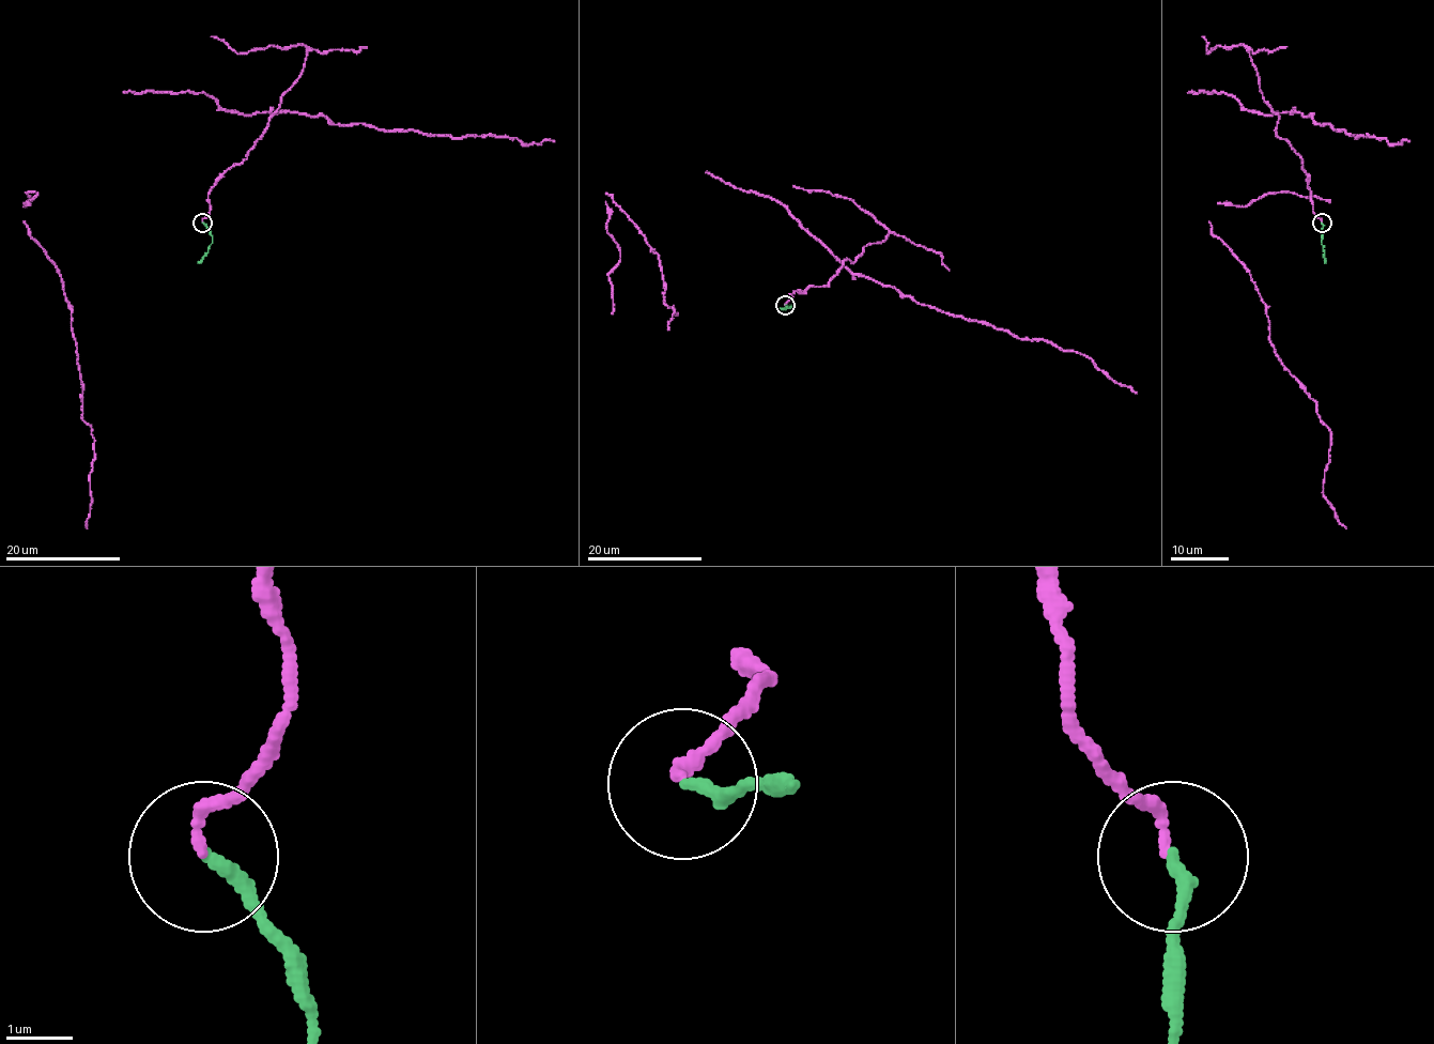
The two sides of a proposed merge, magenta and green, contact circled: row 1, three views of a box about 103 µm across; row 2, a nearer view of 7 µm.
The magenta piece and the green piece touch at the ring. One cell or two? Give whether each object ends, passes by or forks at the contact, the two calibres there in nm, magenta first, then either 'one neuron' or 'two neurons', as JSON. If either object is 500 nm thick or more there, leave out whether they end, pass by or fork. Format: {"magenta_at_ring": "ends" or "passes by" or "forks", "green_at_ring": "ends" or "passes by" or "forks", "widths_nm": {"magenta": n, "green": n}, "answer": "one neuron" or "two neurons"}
{"magenta_at_ring": "ends", "green_at_ring": "ends", "widths_nm": {"magenta": 150, "green": 200}, "answer": "one neuron"}

